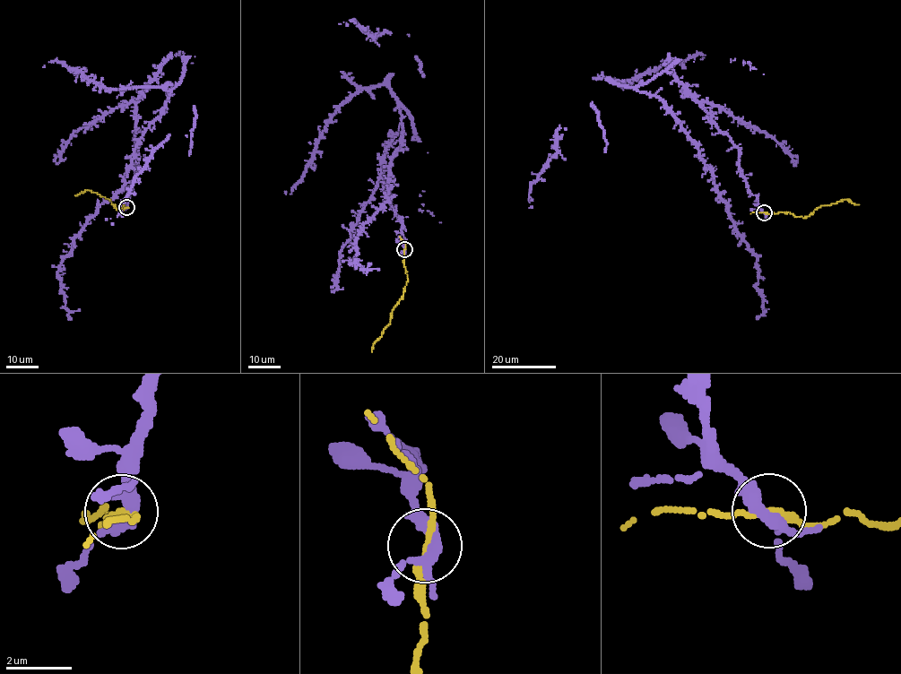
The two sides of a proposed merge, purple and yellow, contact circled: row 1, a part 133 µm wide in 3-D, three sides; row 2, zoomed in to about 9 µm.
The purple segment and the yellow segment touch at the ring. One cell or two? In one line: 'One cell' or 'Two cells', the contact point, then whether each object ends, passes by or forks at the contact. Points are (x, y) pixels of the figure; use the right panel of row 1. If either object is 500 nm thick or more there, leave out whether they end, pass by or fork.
One cell. Place: (764, 212). At the ring purple forks. At the ring yellow passes by

